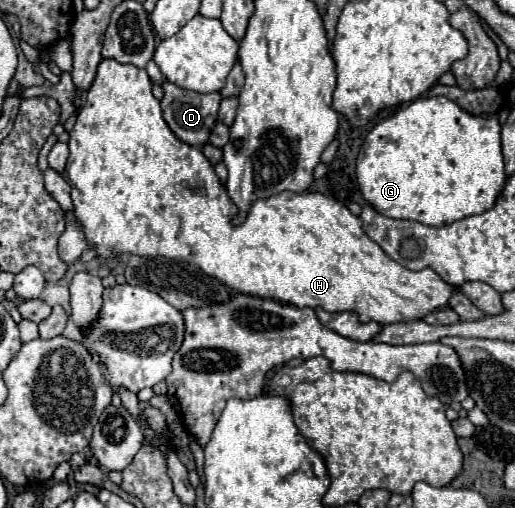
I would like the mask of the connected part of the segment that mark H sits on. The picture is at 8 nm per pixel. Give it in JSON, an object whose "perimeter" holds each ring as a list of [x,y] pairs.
{"perimeter":[[[102,59],[96,71],[96,79],[92,83],[92,87],[88,89],[86,95],[86,103],[78,113],[76,125],[70,133],[70,157],[66,163],[66,179],[70,181],[73,187],[71,197],[74,205],[74,217],[76,221],[82,225],[82,231],[88,239],[88,245],[96,249],[98,255],[102,257],[112,257],[112,255],[122,255],[122,253],[132,253],[132,255],[146,255],[146,257],[170,257],[170,259],[182,259],[188,261],[196,267],[200,267],[204,273],[212,275],[214,279],[220,279],[224,285],[232,287],[238,293],[246,293],[246,295],[256,295],[256,297],[270,297],[282,303],[290,303],[296,307],[322,307],[324,311],[330,313],[342,313],[342,311],[354,311],[358,315],[360,323],[368,323],[368,321],[376,321],[380,325],[392,325],[392,323],[410,323],[410,321],[418,321],[424,315],[438,311],[438,309],[446,309],[450,307],[450,297],[456,293],[458,287],[446,283],[434,269],[426,267],[420,271],[410,271],[406,267],[402,267],[400,263],[396,263],[394,259],[390,259],[378,243],[374,243],[362,229],[362,221],[352,215],[342,203],[338,203],[334,197],[326,197],[322,193],[292,193],[292,191],[282,191],[278,195],[272,195],[270,199],[264,201],[256,201],[248,213],[248,217],[244,219],[242,225],[234,227],[230,223],[230,217],[236,213],[236,207],[230,203],[224,185],[218,181],[214,167],[210,165],[210,161],[202,155],[202,151],[198,147],[192,147],[188,143],[182,143],[166,125],[164,117],[162,117],[162,107],[160,101],[152,95],[152,81],[146,73],[146,69],[138,69],[130,63],[118,63],[116,59]]]}

